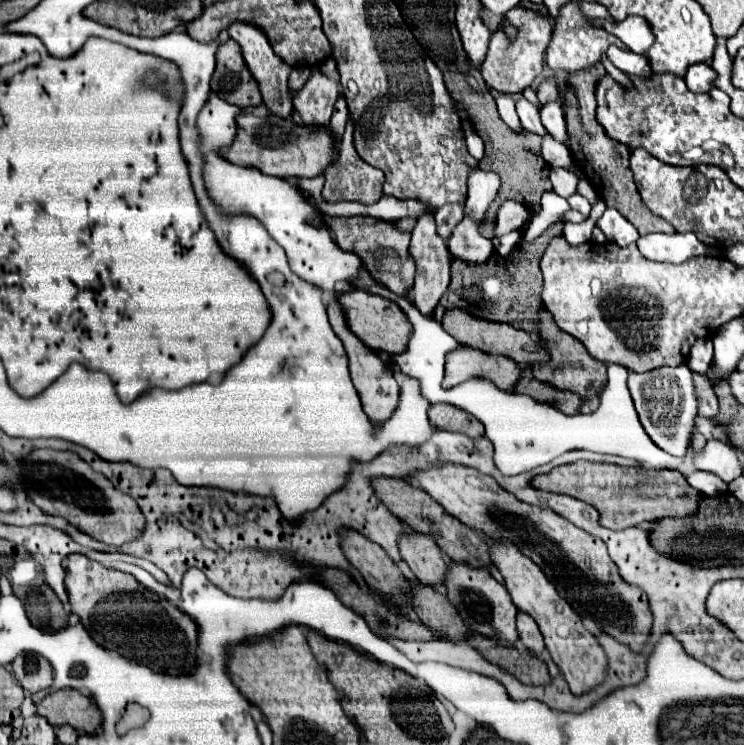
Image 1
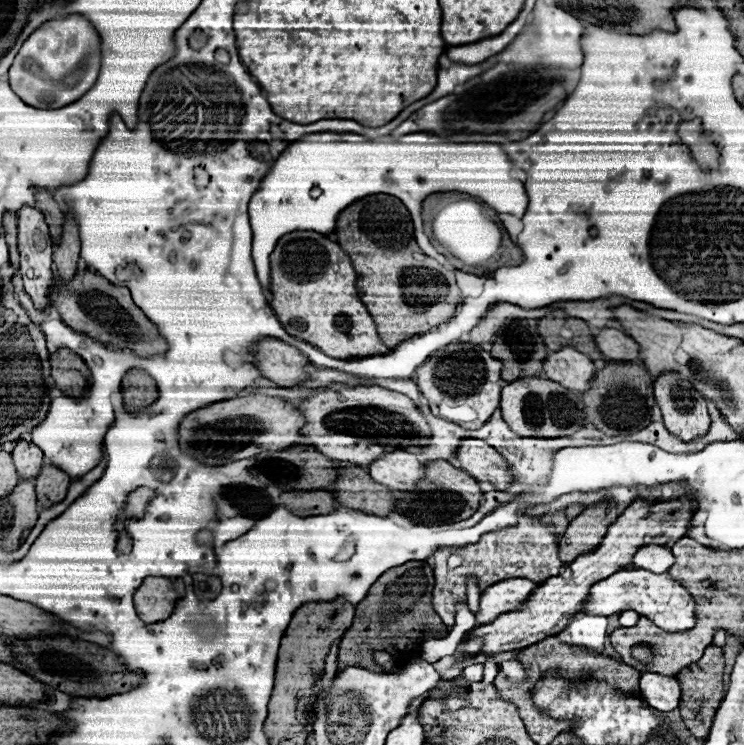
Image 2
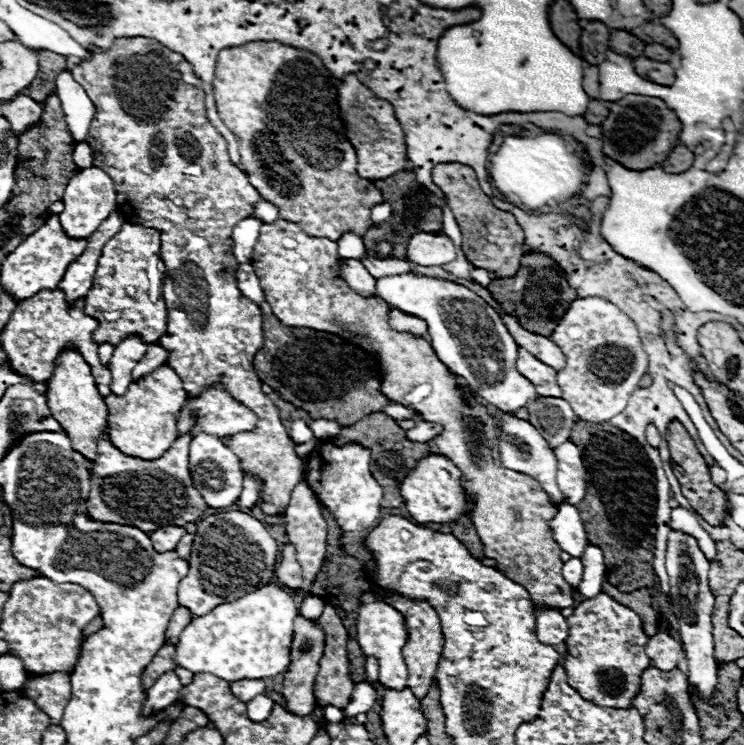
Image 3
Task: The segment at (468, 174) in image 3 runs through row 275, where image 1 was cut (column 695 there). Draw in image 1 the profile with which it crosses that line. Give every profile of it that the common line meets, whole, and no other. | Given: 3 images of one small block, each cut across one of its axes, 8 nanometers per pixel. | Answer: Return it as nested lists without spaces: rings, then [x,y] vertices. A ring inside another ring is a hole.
[[[580,460],[580,462],[574,462],[574,464],[556,466],[548,474],[536,476],[532,480],[532,486],[540,488],[540,490],[556,492],[556,494],[566,494],[566,496],[572,496],[572,498],[578,498],[582,502],[592,504],[600,512],[600,524],[604,524],[610,530],[640,526],[644,522],[652,524],[652,522],[662,520],[662,518],[684,518],[684,516],[692,516],[694,512],[698,512],[698,504],[700,504],[698,496],[686,494],[688,482],[686,482],[684,474],[680,474],[678,470],[622,468],[622,466],[614,466],[614,464],[598,464],[598,462],[586,462],[586,460]]]

